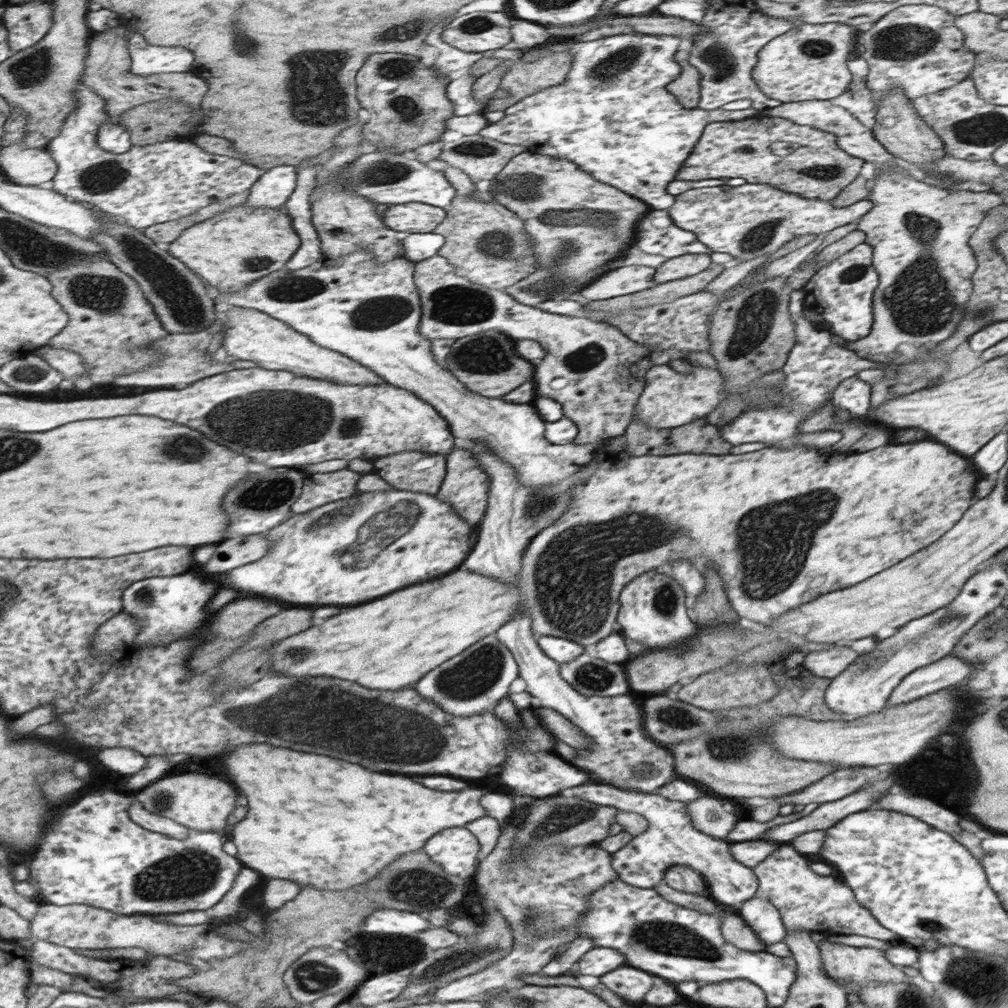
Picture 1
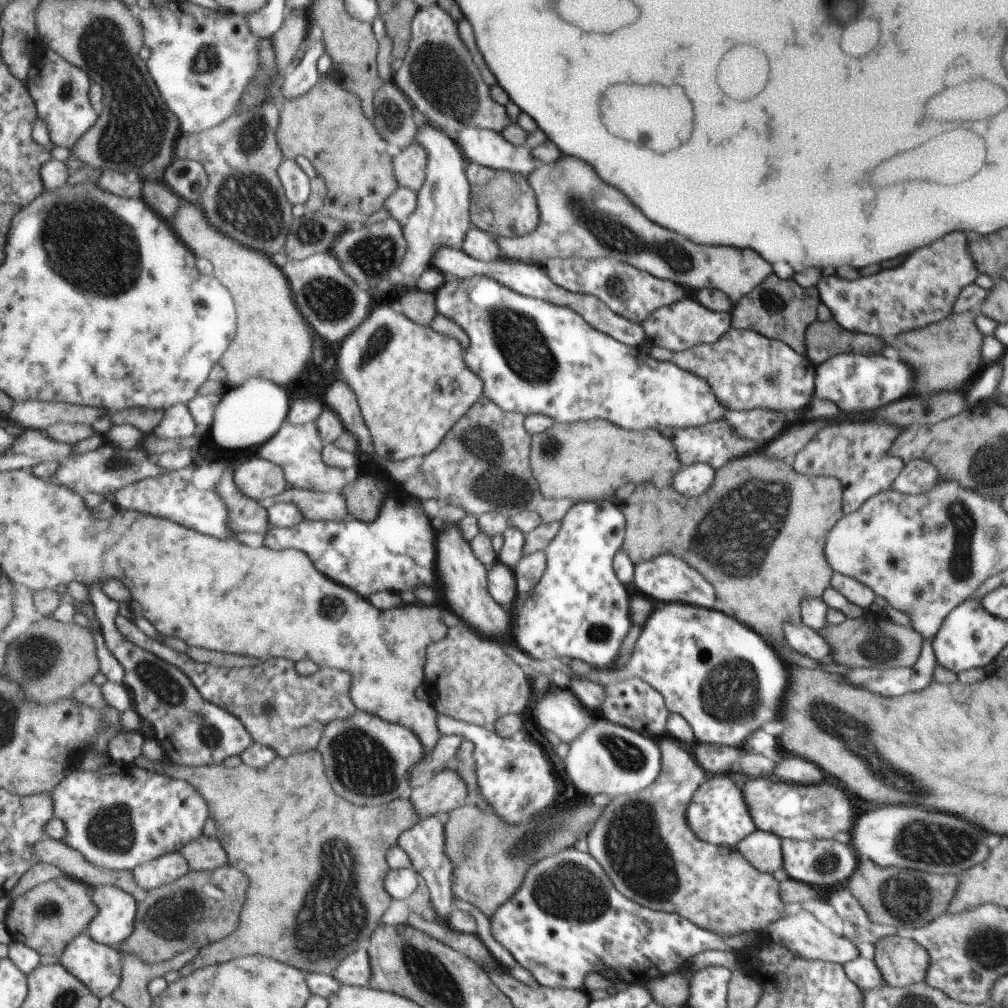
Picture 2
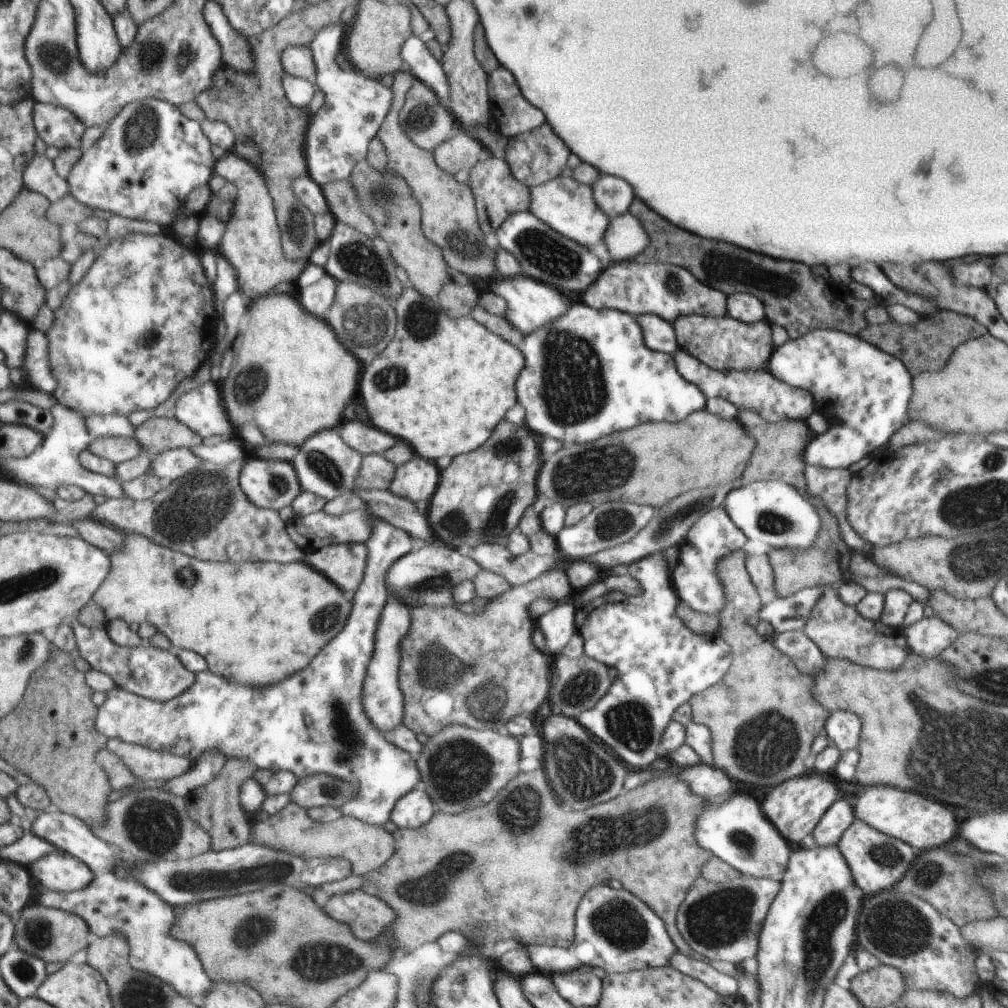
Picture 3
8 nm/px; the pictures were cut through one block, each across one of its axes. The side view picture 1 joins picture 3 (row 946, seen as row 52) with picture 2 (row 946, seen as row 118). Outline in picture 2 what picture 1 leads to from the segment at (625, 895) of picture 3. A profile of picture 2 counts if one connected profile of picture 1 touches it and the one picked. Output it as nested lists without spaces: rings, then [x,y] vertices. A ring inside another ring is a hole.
[[[573,847],[564,848],[563,851],[556,852],[551,856],[545,856],[544,859],[536,860],[532,865],[529,865],[526,868],[524,877],[521,879],[516,891],[492,912],[488,921],[491,938],[493,938],[497,944],[500,944],[505,948],[517,964],[521,965],[525,970],[528,970],[541,987],[558,987],[559,989],[575,990],[585,990],[585,979],[587,979],[587,976],[592,973],[603,975],[604,977],[611,979],[613,983],[619,980],[628,980],[631,984],[634,984],[638,980],[650,980],[651,978],[662,977],[667,973],[677,970],[687,962],[688,959],[694,958],[700,952],[711,949],[746,956],[747,954],[739,952],[739,946],[744,948],[749,943],[746,941],[740,943],[739,937],[752,937],[755,935],[754,931],[749,930],[749,932],[741,932],[731,937],[722,937],[718,934],[713,934],[709,931],[700,929],[690,920],[687,920],[685,917],[679,916],[678,914],[659,911],[657,909],[653,910],[641,906],[640,904],[625,898],[622,894],[619,894],[619,891],[613,886],[609,877],[603,872],[599,863],[589,853],[579,852],[573,849]]]

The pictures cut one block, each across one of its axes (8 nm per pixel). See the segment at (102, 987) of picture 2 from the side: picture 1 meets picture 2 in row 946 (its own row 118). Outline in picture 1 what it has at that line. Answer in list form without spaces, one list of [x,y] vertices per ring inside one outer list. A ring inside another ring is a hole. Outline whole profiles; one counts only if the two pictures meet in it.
[[[81,84],[76,90],[79,102],[72,116],[64,122],[59,137],[47,144],[47,149],[58,162],[58,173],[53,180],[53,188],[72,200],[94,205],[97,210],[105,211],[117,218],[122,218],[127,225],[136,229],[149,228],[159,222],[172,221],[197,213],[205,206],[223,200],[228,196],[250,190],[260,180],[266,169],[253,166],[241,159],[225,155],[210,154],[193,140],[172,139],[156,142],[155,145],[136,146],[131,152],[113,154],[103,150],[98,143],[101,125],[115,119],[106,109],[107,99],[99,96],[89,86]]]

